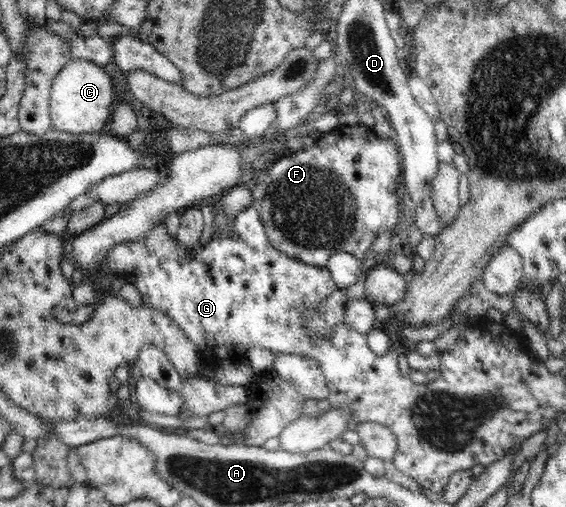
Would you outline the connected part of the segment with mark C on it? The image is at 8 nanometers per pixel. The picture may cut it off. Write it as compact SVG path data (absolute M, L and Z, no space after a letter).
M72 59L56 76L51 86L49 108L53 128L69 134L94 134L106 130L117 94L105 68L93 62Z

